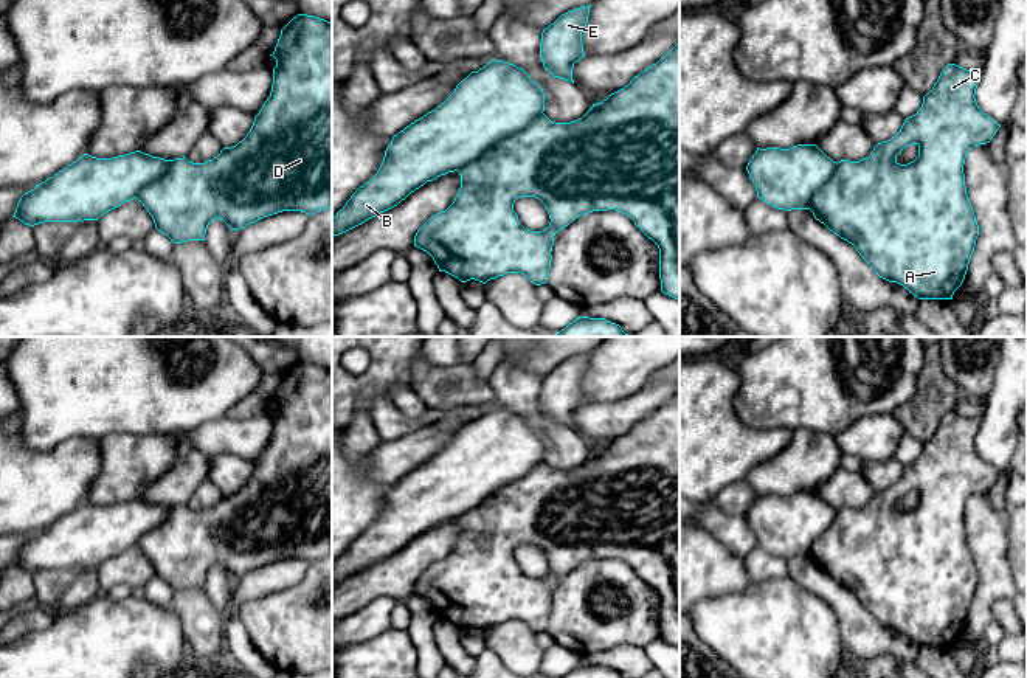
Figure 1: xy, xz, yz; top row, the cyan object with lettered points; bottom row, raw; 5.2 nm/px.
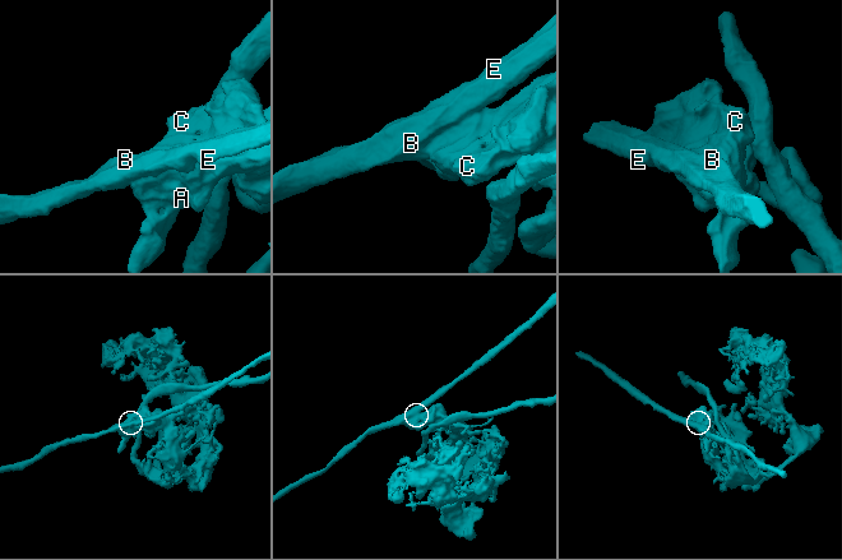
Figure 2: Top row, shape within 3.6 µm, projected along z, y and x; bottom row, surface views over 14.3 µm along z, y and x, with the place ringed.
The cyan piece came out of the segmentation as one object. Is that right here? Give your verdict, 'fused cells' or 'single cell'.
fused cells

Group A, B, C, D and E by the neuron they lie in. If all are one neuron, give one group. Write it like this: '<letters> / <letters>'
A C D / B E

